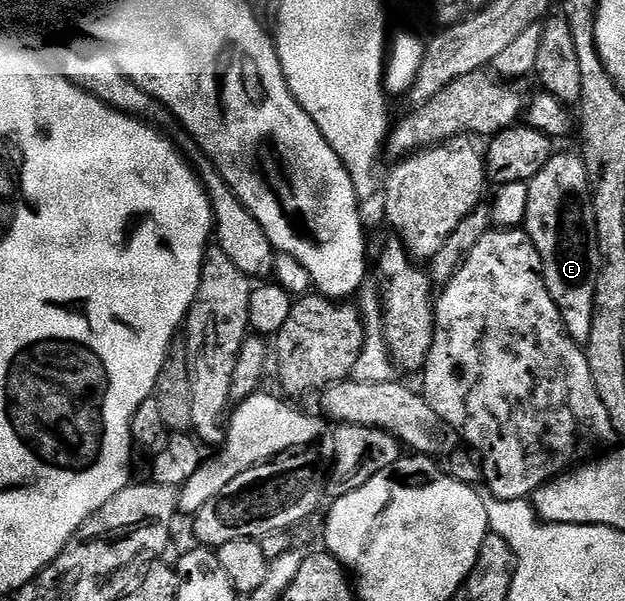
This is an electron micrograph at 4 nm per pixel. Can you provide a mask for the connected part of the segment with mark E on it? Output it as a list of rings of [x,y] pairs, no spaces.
[[[552,154],[545,169],[529,180],[527,188],[529,209],[525,209],[525,230],[537,245],[537,253],[541,253],[549,297],[553,297],[553,305],[557,305],[573,341],[586,345],[589,331],[593,329],[593,293],[603,258],[599,252],[597,217],[582,155]]]

